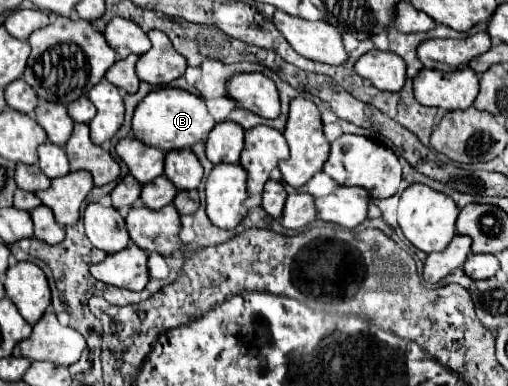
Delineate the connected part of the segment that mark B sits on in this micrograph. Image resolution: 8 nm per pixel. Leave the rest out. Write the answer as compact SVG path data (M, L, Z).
M163 87L151 91L133 113L133 137L145 145L157 147L161 151L185 149L197 141L205 141L207 133L215 127L215 119L209 115L207 105L201 97L173 87Z

